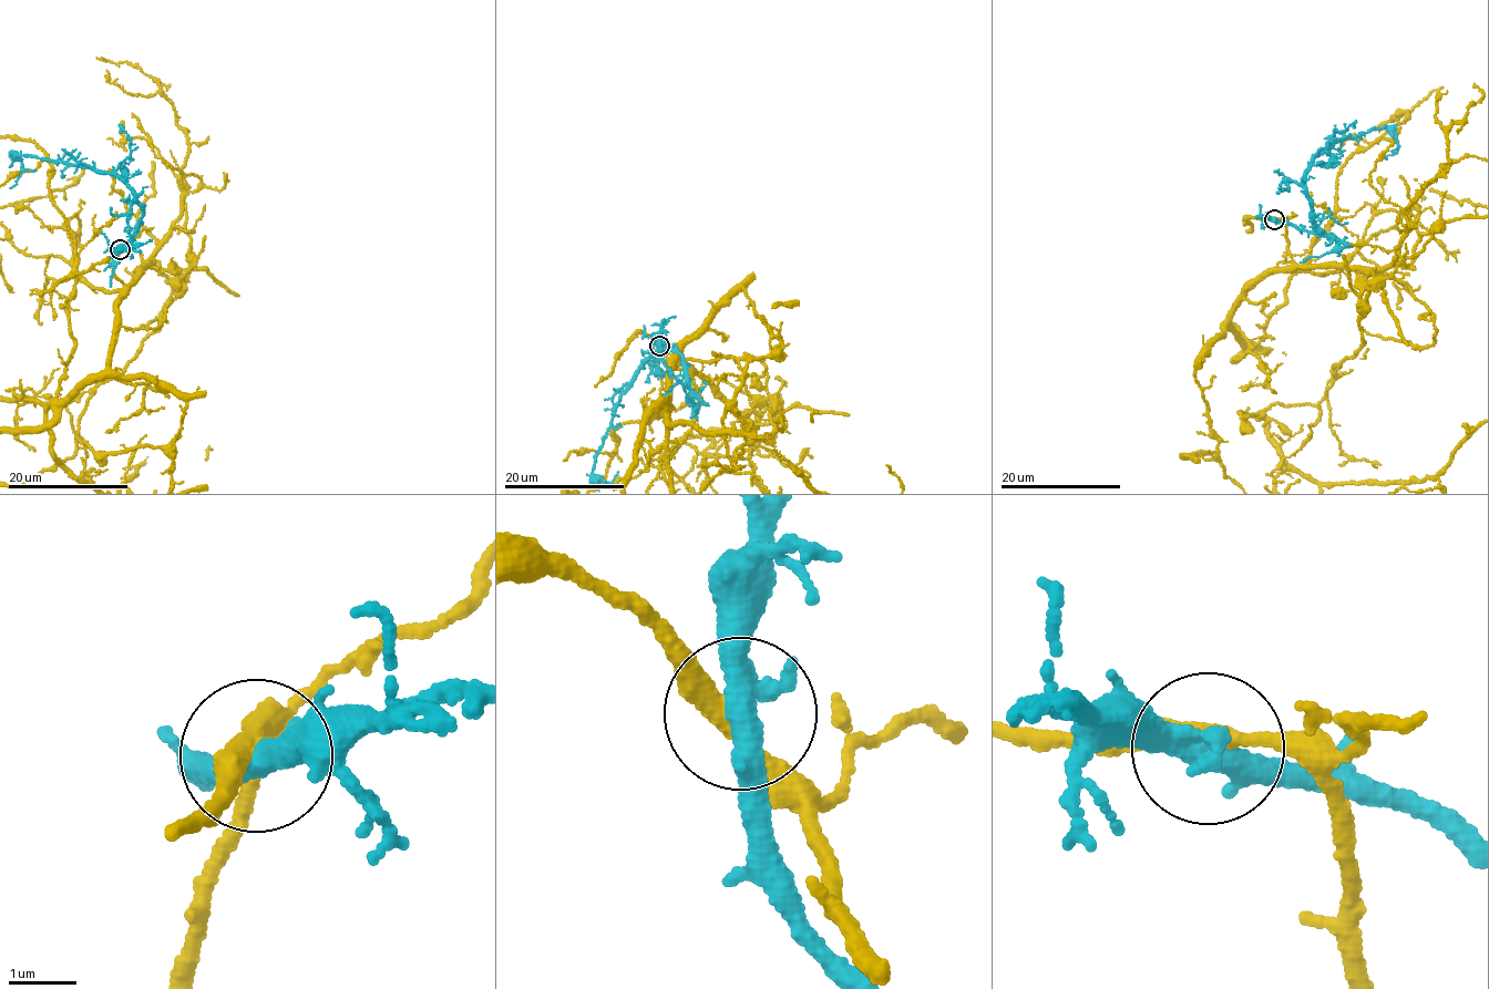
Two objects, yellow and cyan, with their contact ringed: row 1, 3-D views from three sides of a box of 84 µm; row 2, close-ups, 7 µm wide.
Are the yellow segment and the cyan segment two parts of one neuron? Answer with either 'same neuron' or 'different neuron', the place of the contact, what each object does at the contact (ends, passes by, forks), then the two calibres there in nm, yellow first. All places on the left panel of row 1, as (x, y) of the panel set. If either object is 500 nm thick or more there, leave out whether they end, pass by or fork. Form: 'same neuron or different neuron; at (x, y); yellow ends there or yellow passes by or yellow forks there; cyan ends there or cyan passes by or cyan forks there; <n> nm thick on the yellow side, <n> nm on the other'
different neuron; at (120, 249); yellow passes by; cyan forks there; 300 nm thick on the yellow side, 320 nm on the other

